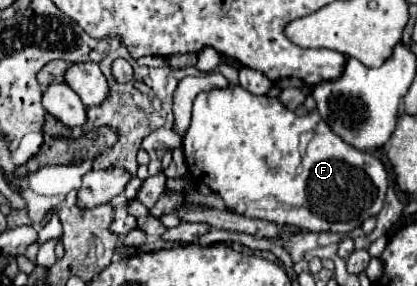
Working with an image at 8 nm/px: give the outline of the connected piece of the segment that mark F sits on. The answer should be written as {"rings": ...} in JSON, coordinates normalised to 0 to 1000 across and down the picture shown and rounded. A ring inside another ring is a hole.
{"rings":[[[583,304],[511,311],[477,325],[463,360],[458,444],[439,479],[439,528],[458,612],[516,675],[525,675],[540,717],[592,759],[655,773],[664,787],[703,787],[727,808],[751,815],[837,815],[861,794],[880,759],[904,752],[923,703],[923,668],[933,640],[928,591],[914,556],[856,528],[784,437],[765,430],[770,402],[760,381],[717,409],[703,388],[683,381],[669,346],[631,332],[602,332]],[[751,458],[755,479],[741,493],[731,549],[717,535],[717,472]]]}

